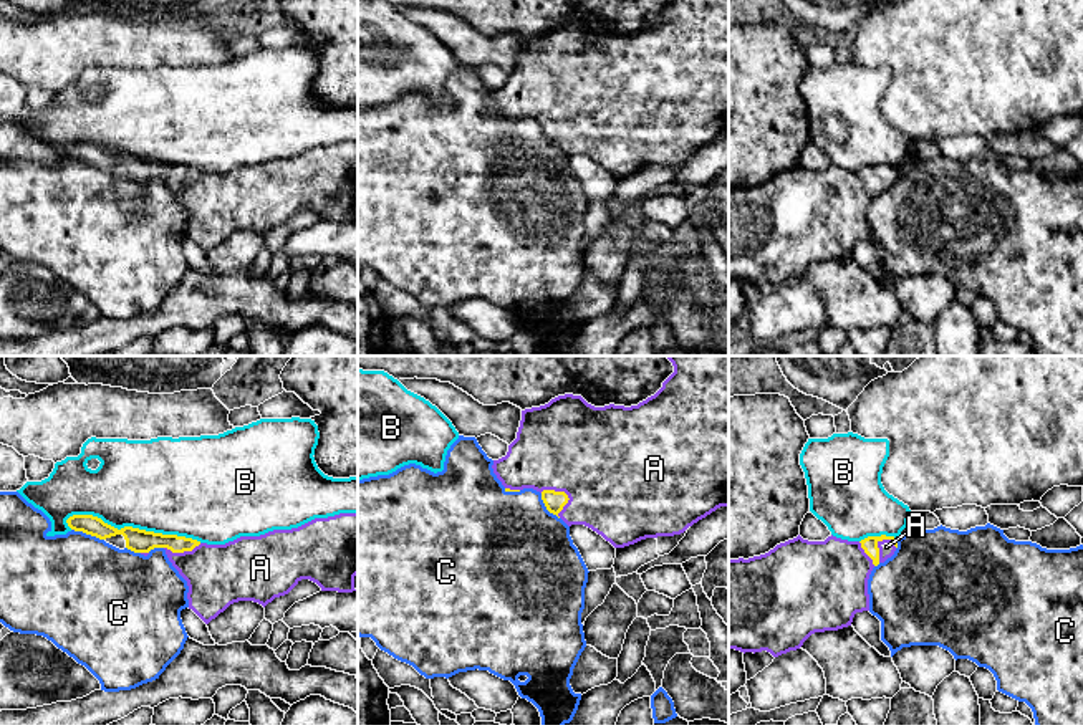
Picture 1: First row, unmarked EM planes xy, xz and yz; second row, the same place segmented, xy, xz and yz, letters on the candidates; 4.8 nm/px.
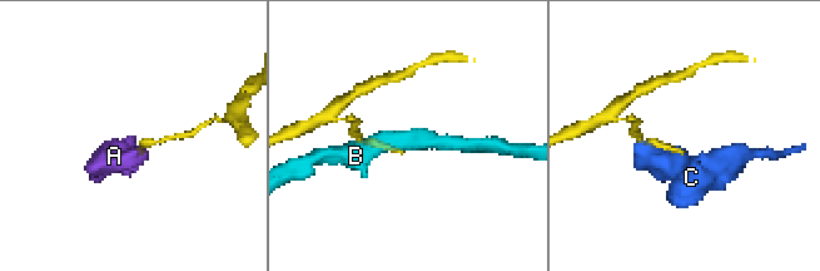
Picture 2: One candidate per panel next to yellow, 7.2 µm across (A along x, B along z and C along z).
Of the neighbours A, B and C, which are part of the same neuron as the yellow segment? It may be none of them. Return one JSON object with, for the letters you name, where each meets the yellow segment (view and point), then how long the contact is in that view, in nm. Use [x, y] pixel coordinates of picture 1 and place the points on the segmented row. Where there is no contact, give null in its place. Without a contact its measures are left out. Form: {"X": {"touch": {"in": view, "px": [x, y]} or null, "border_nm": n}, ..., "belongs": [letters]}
{"A": {"touch": {"in": "xz", "px": [567, 495]}, "border_nm": 170}, "belongs": ["A"]}

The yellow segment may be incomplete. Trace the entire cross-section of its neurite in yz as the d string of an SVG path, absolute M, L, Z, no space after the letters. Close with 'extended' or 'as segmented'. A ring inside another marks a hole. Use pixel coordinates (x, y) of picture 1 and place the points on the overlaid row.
M800 535L765 555L729 559L729 649L767 651L773 657L797 651L815 632L851 626L856 612L869 611L868 579L874 566L894 555L898 538L868 536L848 541L828 536L808 541Z; extended

